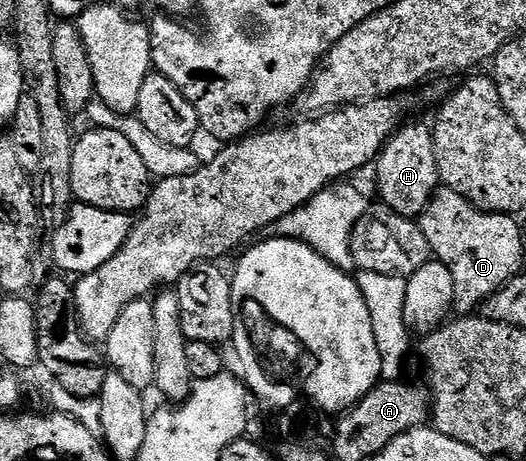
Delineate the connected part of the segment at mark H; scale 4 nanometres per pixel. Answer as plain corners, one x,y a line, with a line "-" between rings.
403,124
402,128
382,146
376,158
378,165
378,193
381,204
388,206
402,217
421,218
440,187
434,131
429,124

